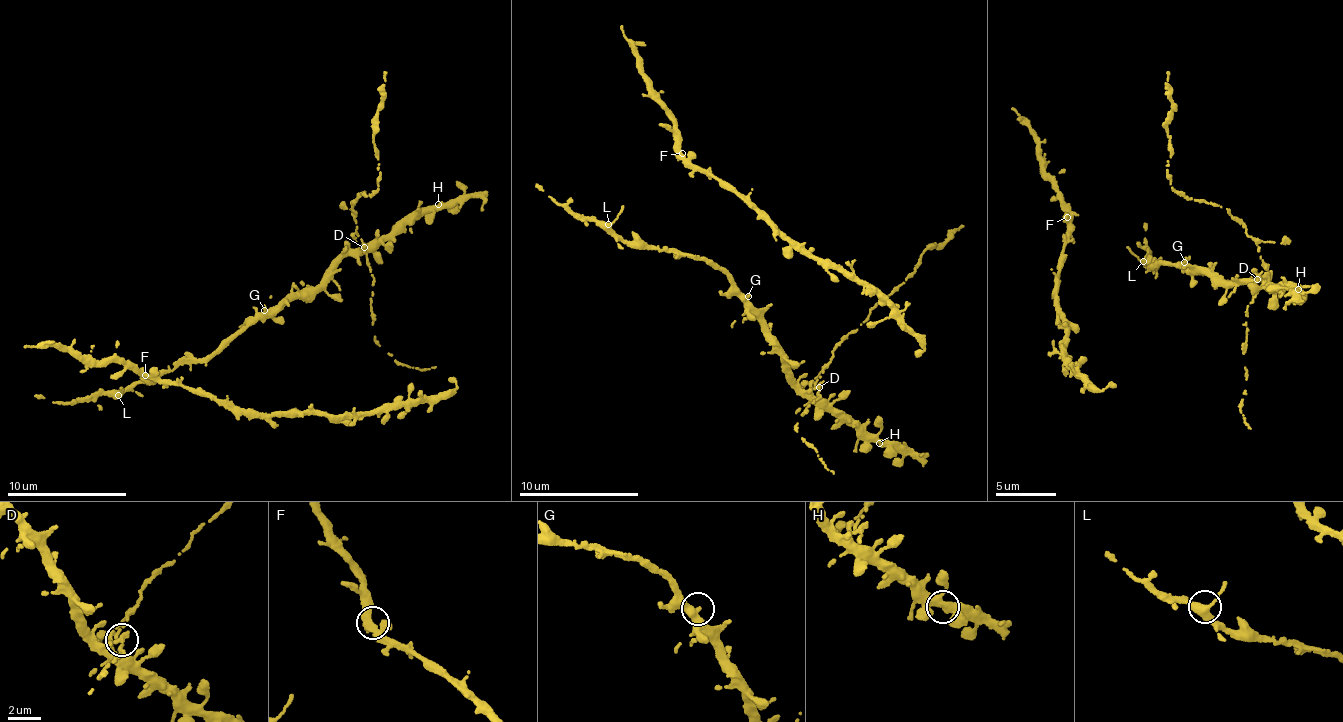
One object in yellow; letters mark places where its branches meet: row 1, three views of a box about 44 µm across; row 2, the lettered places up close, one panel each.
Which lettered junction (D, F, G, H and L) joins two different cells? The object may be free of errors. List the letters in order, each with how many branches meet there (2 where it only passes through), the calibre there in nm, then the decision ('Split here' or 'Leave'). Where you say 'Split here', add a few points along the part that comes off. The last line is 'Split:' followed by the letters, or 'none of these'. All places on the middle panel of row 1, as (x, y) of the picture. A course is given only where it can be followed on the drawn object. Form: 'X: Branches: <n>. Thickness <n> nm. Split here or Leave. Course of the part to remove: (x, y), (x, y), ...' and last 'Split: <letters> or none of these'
D: Branches: 3. Thickness 260 nm. Leave
F: Branches: 3. Thickness 380 nm. Leave
G: Branches: 3. Thickness 280 nm. Leave
H: Branches: 3. Thickness 360 nm. Leave
L: Branches: 3. Thickness 360 nm. Leave
Split: none of these

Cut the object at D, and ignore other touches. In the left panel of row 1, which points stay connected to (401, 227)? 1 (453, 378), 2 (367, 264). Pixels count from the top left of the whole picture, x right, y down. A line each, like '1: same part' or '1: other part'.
1: same part
2: other part

